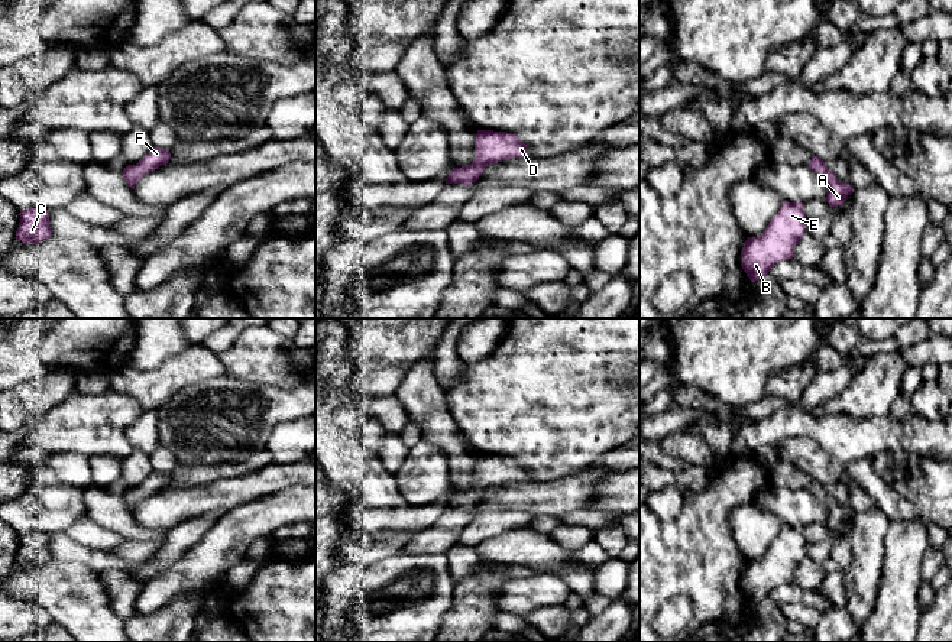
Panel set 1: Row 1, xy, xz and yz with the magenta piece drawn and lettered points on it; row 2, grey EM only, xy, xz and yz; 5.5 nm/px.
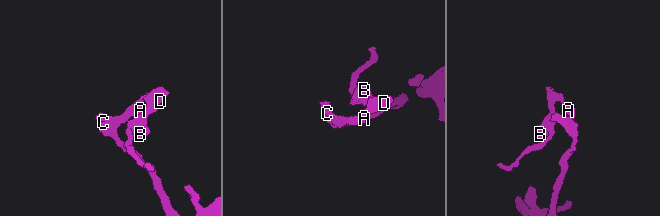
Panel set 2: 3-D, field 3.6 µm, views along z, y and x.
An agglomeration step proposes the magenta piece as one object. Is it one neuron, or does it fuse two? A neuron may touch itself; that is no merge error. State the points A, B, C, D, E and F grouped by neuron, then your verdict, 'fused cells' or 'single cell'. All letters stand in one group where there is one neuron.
groups A B C D E F; single cell

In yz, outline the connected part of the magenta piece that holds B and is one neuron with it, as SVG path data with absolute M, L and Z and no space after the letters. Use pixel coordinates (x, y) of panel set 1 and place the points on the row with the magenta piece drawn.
M783 202L761 236L747 237L741 266L752 282L767 275L775 263L794 257L794 247L806 233L806 221L803 202Z

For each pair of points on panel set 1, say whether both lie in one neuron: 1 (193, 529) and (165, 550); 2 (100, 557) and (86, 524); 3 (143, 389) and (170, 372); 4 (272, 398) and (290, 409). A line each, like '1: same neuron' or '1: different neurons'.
1: same neuron
2: different neurons
3: same neuron
4: same neuron

